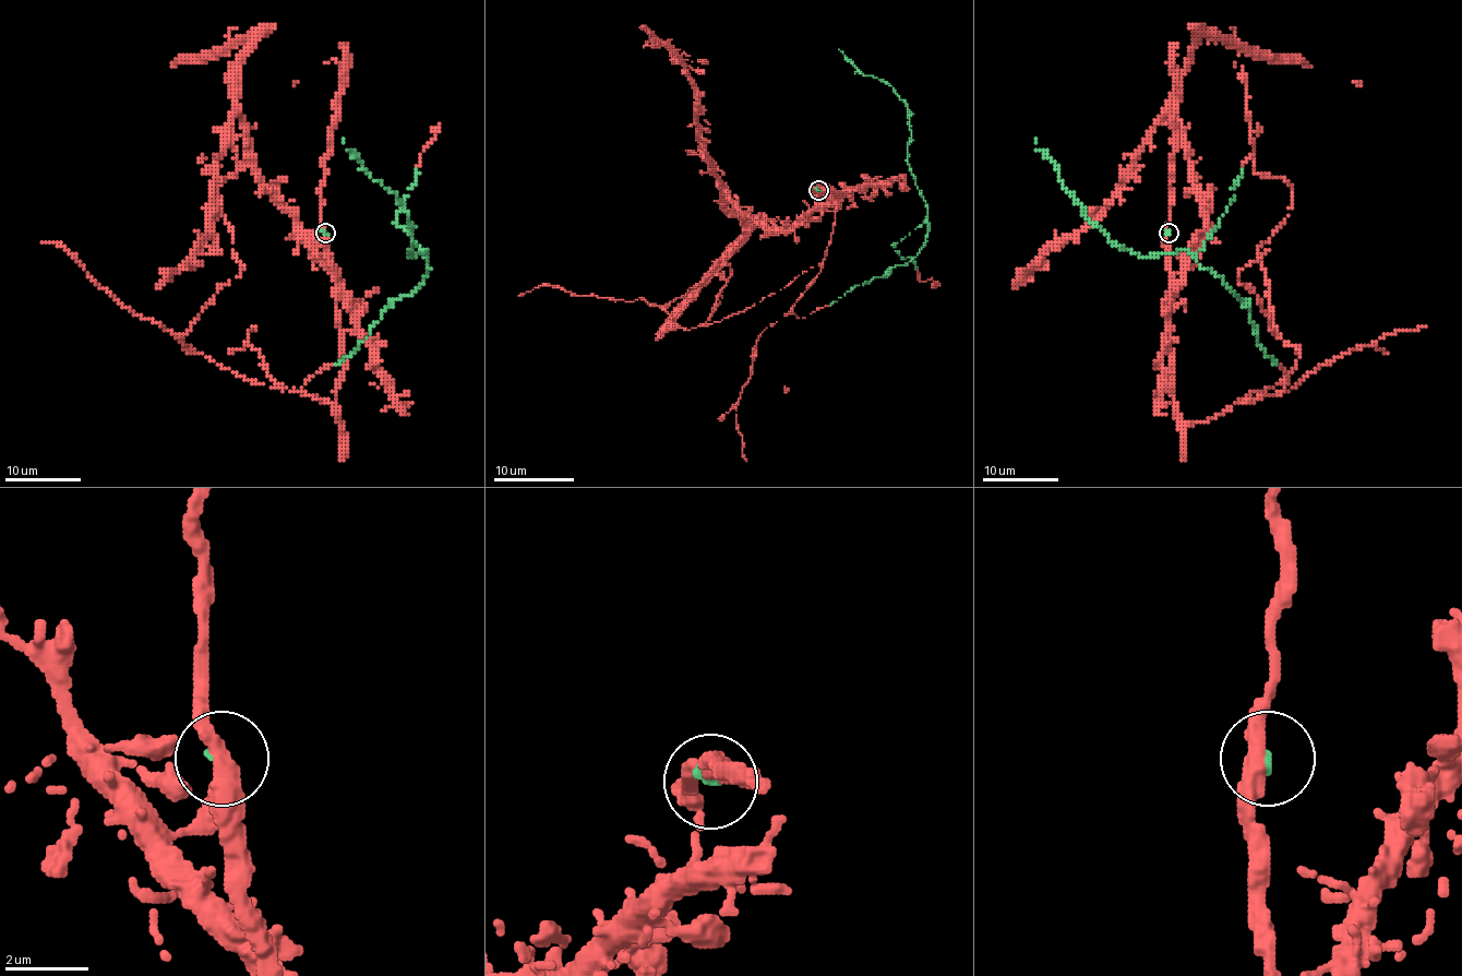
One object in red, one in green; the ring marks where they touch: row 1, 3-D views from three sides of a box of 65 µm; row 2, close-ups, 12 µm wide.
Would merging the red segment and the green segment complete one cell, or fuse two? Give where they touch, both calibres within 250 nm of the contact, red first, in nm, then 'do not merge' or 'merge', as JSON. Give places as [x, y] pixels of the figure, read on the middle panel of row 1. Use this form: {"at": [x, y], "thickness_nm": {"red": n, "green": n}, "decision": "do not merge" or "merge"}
{"at": [818, 190], "thickness_nm": {"red": 400, "green": 200}, "decision": "merge"}

